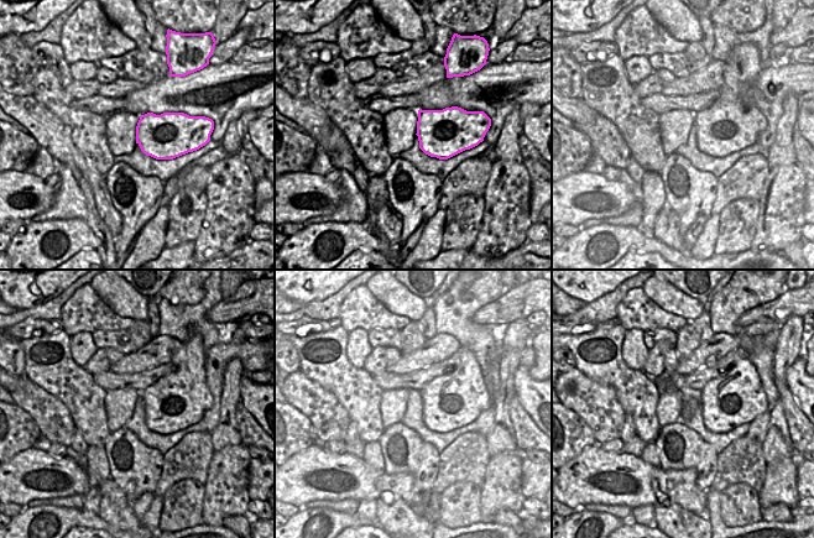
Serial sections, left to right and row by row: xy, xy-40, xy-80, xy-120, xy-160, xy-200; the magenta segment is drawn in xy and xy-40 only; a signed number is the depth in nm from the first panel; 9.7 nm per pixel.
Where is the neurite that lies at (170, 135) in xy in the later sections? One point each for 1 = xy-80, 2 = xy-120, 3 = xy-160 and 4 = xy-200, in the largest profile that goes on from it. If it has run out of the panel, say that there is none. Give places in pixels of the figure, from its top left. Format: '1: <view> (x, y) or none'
1: xy-80 (730, 124)
2: xy-120 (178, 400)
3: xy-160 (459, 397)
4: xy-200 (737, 397)

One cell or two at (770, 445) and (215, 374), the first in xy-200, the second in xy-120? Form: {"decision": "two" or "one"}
{"decision": "two"}

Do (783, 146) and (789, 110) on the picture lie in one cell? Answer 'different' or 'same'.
same

